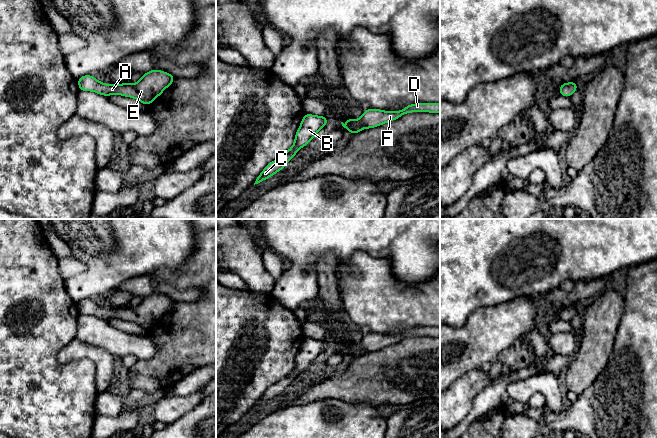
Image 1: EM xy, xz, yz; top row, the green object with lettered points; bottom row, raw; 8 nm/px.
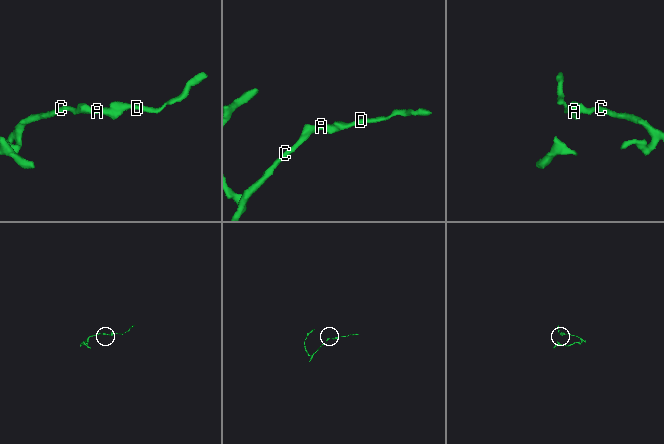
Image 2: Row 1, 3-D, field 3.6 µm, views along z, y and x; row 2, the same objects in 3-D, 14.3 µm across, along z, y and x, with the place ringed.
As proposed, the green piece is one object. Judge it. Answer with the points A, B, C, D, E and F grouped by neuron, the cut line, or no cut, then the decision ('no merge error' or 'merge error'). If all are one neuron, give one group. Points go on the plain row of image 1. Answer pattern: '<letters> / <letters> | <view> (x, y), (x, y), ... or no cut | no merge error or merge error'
A B C D E F | no cut | no merge error

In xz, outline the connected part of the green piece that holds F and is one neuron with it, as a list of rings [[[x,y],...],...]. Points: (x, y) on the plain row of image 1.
[[[415,327],[405,330],[405,332],[400,335],[393,336],[370,332],[369,334],[363,335],[359,345],[350,341],[345,347],[341,347],[342,350],[346,354],[349,354],[353,359],[361,356],[363,352],[374,352],[387,346],[396,344],[402,341],[404,338],[411,336],[440,337],[440,327]]]

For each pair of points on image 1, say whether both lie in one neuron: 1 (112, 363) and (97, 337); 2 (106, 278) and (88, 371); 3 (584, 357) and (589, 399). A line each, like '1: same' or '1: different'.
1: different
2: different
3: different

